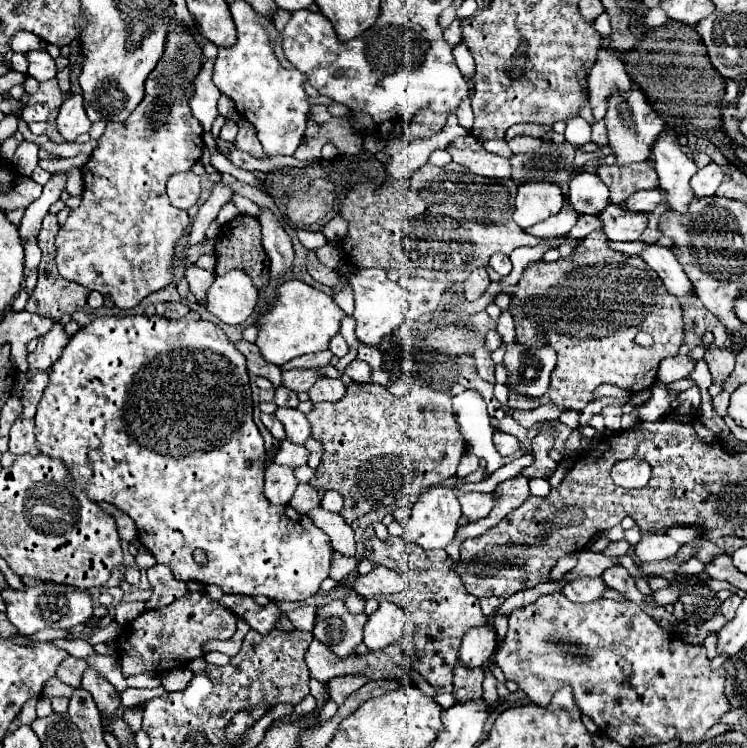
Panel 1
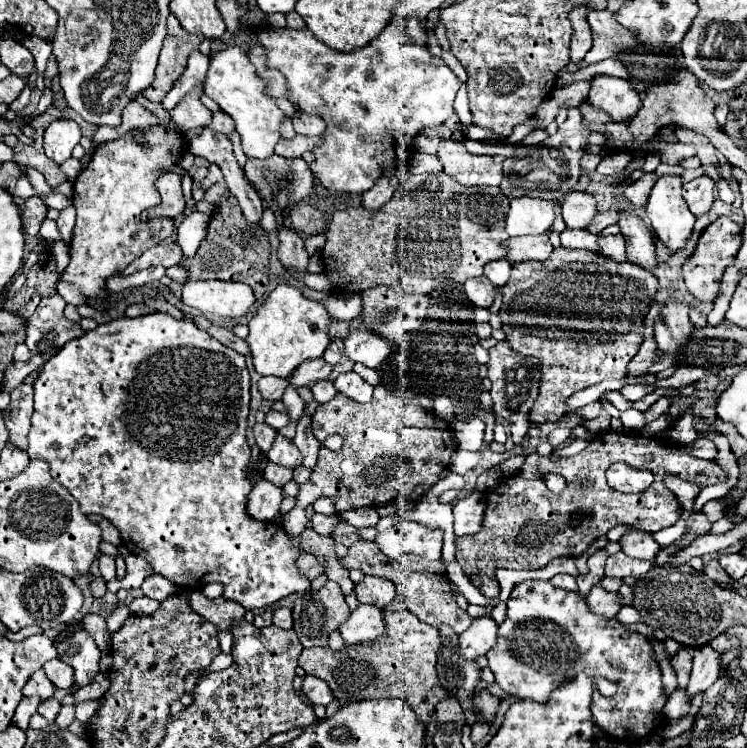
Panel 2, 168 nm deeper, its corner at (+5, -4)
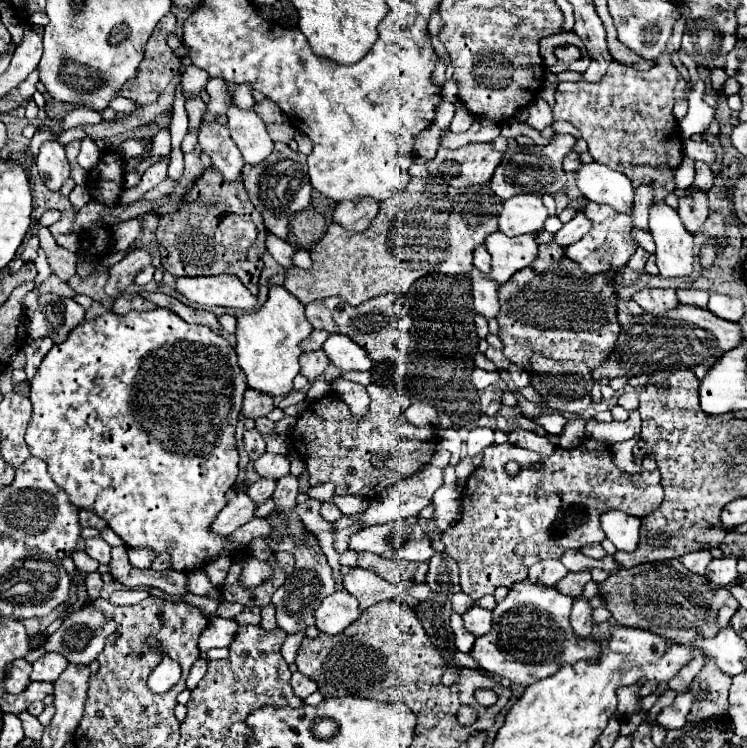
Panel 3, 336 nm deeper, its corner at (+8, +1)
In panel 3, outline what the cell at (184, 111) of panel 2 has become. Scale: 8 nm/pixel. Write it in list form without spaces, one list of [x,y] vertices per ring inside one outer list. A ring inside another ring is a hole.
[[[190,64],[190,66],[184,70],[182,80],[180,80],[184,100],[200,96],[200,92],[206,88],[208,80],[210,80],[210,76],[208,76],[202,68],[196,68],[196,66],[192,66],[192,64]]]

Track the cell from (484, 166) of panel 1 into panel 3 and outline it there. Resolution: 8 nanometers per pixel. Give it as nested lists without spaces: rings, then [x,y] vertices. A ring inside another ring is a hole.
[[[468,144],[456,150],[442,146],[438,148],[436,158],[428,162],[428,170],[432,176],[446,180],[450,186],[466,188],[486,184],[500,160],[502,152],[496,152],[492,144]]]

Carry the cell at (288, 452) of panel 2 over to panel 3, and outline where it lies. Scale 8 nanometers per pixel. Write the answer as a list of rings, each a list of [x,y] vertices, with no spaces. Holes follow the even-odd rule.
[[[262,454],[256,462],[254,462],[254,468],[260,476],[266,476],[266,478],[280,478],[280,476],[286,476],[290,472],[290,458],[286,454]]]

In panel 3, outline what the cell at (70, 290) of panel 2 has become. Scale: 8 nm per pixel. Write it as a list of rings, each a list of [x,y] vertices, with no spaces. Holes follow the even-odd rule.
[[[38,226],[38,238],[40,238],[42,250],[48,256],[52,274],[58,276],[62,282],[68,282],[76,274],[76,262],[78,262],[76,252],[70,252],[70,250],[64,250],[62,246],[58,246],[46,226]]]

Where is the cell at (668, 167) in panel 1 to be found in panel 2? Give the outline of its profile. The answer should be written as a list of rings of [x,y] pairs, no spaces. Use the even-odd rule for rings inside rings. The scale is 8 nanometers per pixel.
[[[663,175],[647,201],[647,217],[655,235],[671,253],[685,249],[695,225],[695,217],[681,197],[681,185],[681,177]]]

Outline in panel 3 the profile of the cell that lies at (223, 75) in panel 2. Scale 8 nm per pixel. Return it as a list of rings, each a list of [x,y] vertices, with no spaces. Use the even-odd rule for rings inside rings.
[[[230,102],[226,116],[230,136],[242,152],[244,162],[260,164],[262,160],[266,160],[274,148],[274,142],[268,136],[266,122],[258,116],[258,112],[254,108],[242,110],[234,102]]]

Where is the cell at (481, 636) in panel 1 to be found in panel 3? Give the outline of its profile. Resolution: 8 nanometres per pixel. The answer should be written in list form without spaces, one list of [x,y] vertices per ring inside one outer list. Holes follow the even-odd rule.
[[[472,606],[468,612],[462,614],[462,618],[464,618],[464,628],[470,634],[474,634],[476,638],[488,634],[492,628],[492,612],[488,612],[480,606]]]

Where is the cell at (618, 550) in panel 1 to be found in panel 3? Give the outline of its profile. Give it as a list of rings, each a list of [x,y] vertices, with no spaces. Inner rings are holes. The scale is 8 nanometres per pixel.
[[[582,570],[582,572],[570,572],[556,588],[560,590],[560,592],[564,592],[564,594],[572,594],[574,598],[576,596],[580,596],[582,592],[584,592],[584,586],[586,586],[586,582],[590,580],[590,570]]]

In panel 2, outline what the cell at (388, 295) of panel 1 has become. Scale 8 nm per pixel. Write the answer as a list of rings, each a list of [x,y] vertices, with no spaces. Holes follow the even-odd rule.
[[[353,319],[351,321],[351,333],[345,339],[345,349],[343,353],[351,359],[351,361],[359,361],[365,367],[377,367],[381,365],[381,361],[389,355],[391,345],[381,339],[379,335],[361,329],[361,321]]]

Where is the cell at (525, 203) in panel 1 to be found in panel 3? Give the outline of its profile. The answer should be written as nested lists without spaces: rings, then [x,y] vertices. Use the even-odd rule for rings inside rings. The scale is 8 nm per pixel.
[[[534,194],[512,196],[504,202],[504,210],[498,216],[498,228],[506,236],[520,236],[540,232],[548,218],[548,210]]]

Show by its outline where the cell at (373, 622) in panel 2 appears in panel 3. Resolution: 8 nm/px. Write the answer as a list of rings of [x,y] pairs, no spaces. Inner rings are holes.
[[[338,590],[332,596],[326,596],[324,602],[316,608],[316,626],[320,632],[326,634],[344,632],[344,628],[348,628],[358,618],[358,602],[346,590]]]

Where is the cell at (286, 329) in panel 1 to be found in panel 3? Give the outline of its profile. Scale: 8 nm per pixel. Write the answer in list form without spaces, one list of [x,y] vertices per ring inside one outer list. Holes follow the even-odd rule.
[[[270,286],[268,300],[262,304],[262,308],[238,318],[236,354],[240,368],[246,372],[248,386],[272,396],[286,396],[292,390],[292,380],[300,372],[298,358],[304,352],[300,342],[310,334],[312,326],[304,314],[304,304],[284,286]]]

